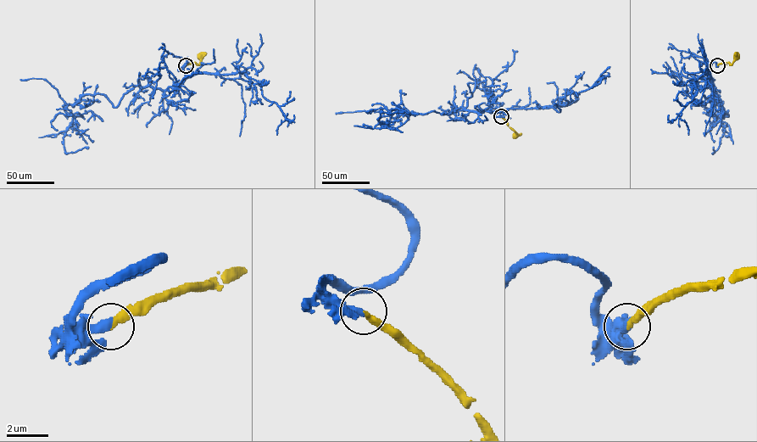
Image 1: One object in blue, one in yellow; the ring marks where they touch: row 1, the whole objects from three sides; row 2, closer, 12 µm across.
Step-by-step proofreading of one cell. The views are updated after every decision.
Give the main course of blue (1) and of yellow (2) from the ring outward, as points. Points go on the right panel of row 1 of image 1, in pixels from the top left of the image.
1: (717, 65), (708, 69), (715, 86), (712, 107), (713, 93), (726, 115), (719, 148), (713, 153), (713, 148)
2: (717, 65), (726, 63), (731, 64), (736, 56)

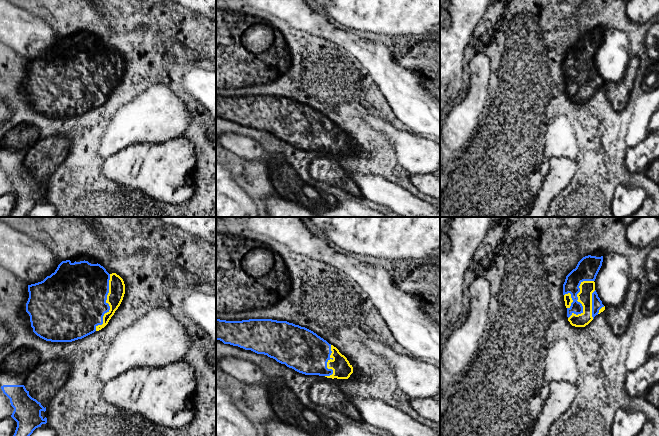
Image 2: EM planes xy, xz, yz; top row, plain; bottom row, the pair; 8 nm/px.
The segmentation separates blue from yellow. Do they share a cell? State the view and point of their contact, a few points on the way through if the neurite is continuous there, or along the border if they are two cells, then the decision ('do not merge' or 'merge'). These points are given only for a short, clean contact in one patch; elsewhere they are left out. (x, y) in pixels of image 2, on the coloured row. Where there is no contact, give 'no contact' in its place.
xy (107, 303) | merge

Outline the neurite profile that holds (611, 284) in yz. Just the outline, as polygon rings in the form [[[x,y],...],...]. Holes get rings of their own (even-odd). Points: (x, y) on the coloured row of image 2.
[[[614,252],[603,254],[602,266],[595,279],[595,290],[604,306],[615,307],[624,301],[629,285],[628,259]]]

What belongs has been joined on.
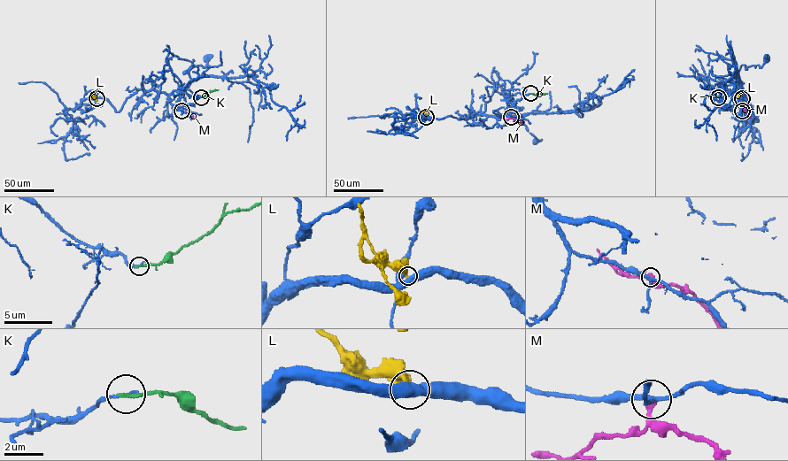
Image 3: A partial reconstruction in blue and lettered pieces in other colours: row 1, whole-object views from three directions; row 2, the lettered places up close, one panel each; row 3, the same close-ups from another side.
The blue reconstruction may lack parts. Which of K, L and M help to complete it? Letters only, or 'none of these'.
none of these

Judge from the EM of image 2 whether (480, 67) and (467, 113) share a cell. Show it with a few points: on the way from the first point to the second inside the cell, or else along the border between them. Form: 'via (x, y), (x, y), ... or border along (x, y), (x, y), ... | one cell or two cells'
via (479, 78), (477, 91), (472, 102) | one cell

